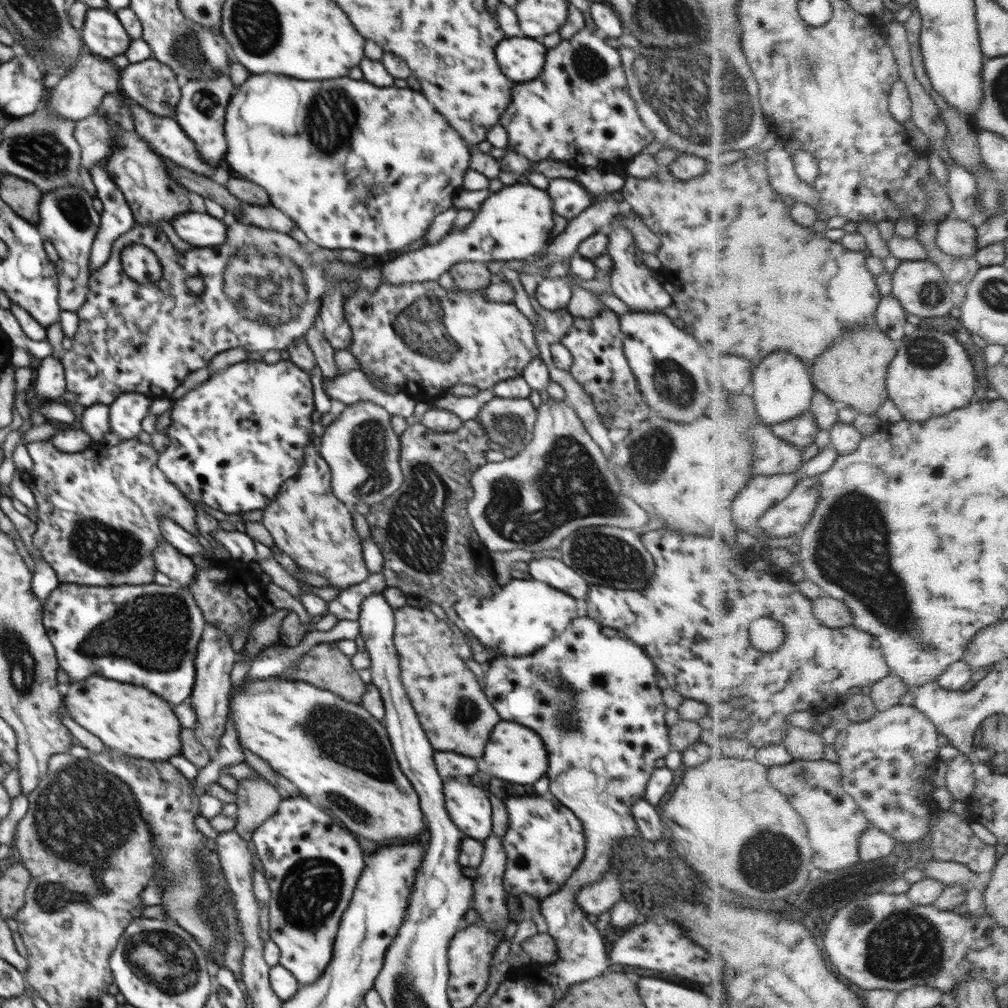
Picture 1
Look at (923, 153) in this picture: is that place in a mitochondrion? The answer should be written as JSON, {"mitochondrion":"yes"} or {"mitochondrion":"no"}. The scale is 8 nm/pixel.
{"mitochondrion":"no"}

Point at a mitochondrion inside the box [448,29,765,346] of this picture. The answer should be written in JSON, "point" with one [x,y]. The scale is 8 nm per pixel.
{"point":[704,97]}

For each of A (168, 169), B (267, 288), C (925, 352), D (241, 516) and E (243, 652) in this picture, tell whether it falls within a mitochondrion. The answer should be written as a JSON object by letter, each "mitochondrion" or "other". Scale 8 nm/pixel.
{"A":"other","B":"mitochondrion","C":"mitochondrion","D":"other","E":"other"}

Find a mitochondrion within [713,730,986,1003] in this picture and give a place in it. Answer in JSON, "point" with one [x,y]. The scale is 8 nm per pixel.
{"point":[901,945]}

